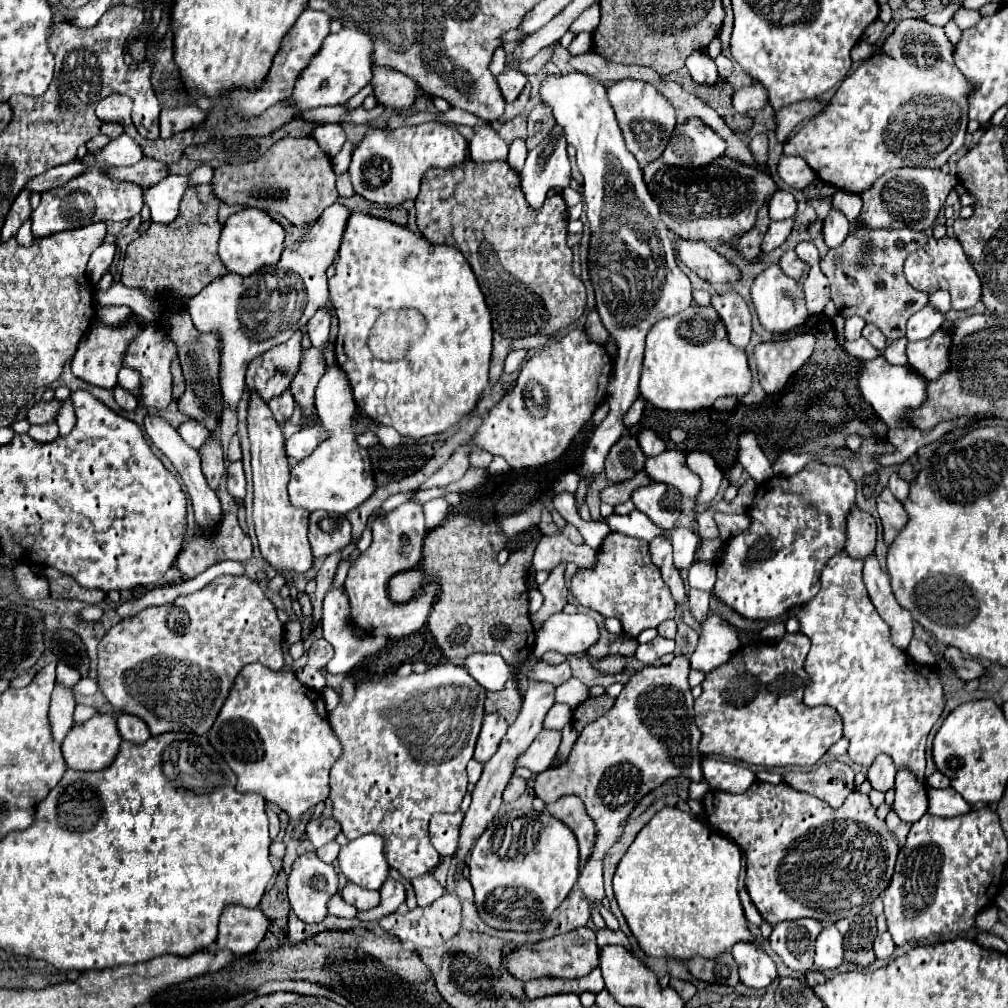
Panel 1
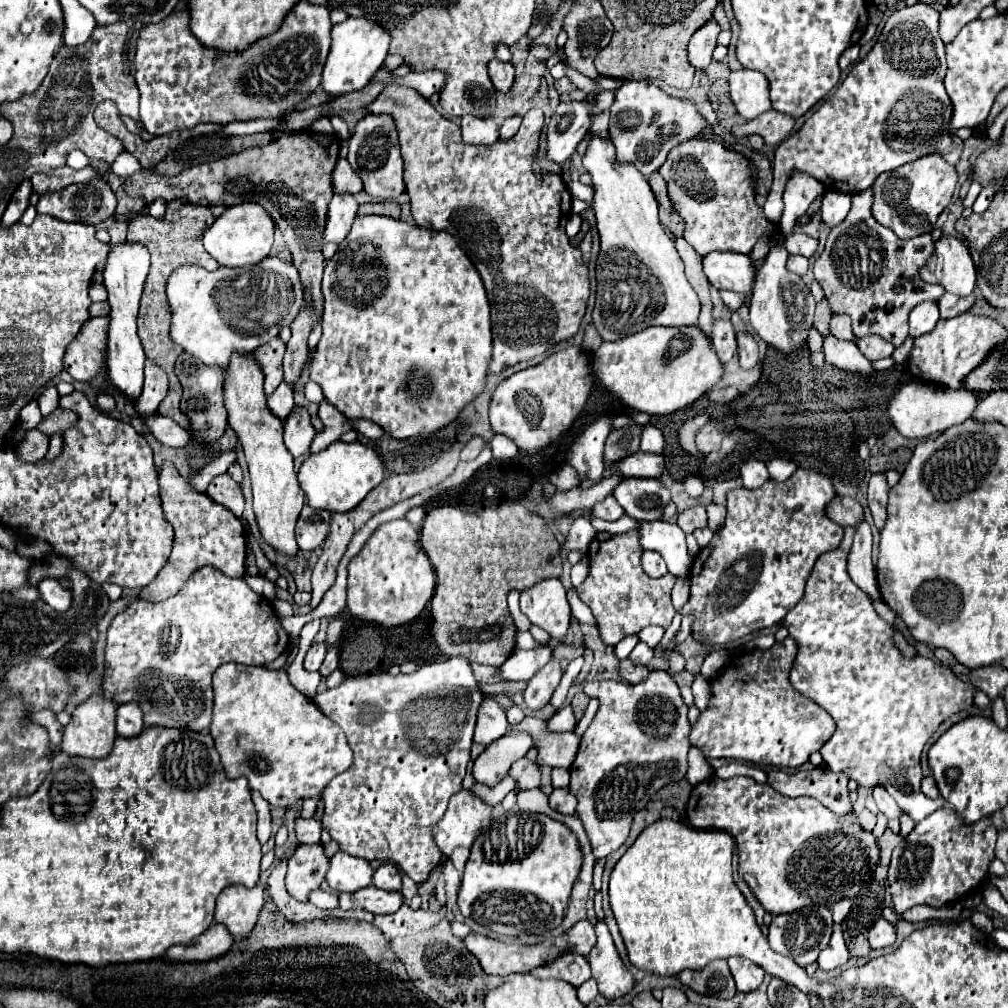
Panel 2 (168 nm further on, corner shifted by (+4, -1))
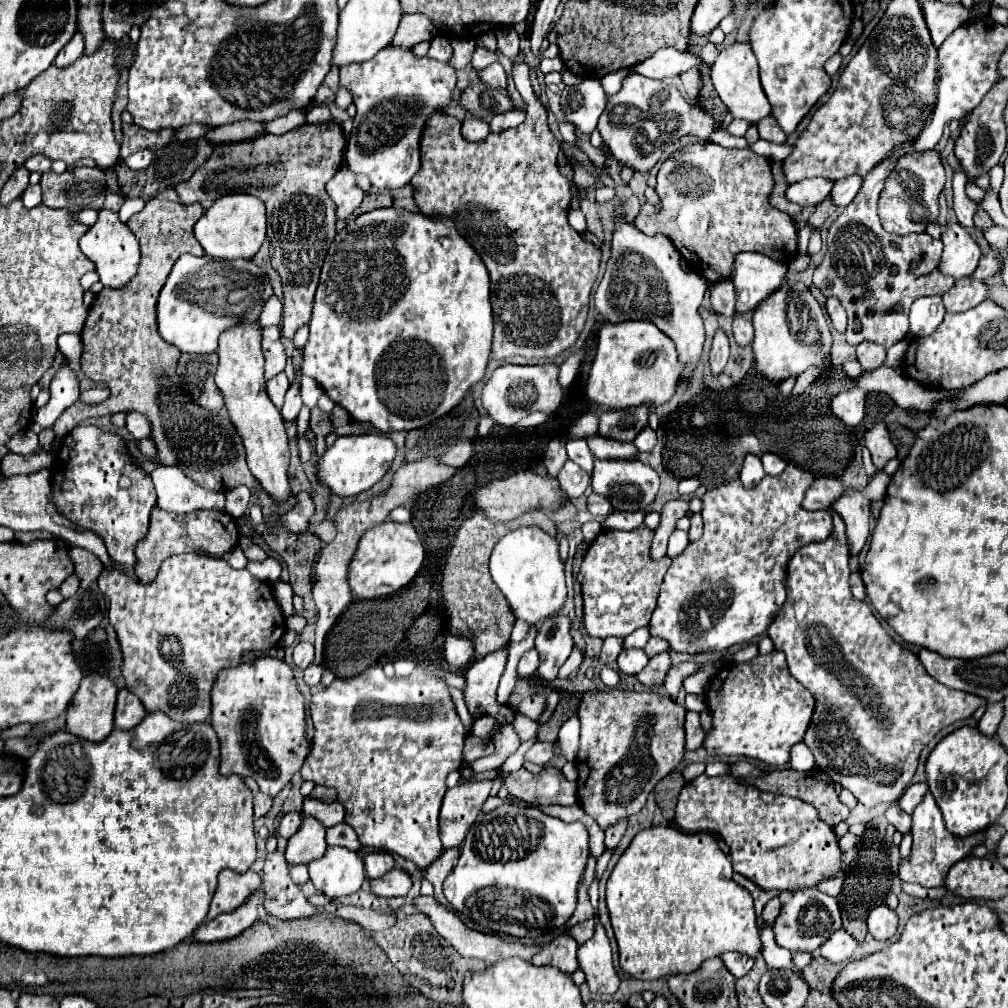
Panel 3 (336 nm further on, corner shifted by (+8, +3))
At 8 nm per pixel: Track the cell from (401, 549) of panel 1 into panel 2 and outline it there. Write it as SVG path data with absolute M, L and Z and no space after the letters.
M406 521L380 525L348 565L348 611L380 627L398 627L412 623L436 589L436 571L420 545L418 531Z

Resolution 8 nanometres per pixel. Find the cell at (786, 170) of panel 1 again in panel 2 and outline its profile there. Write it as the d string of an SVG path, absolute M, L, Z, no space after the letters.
M796 173L788 181L784 191L784 211L780 219L780 231L784 233L784 237L794 233L796 219L802 217L808 211L810 203L824 193L826 187L818 179L812 179L812 175L806 173Z

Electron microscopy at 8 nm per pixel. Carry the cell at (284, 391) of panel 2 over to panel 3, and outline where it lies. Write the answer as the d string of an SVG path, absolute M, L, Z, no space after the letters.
M280 373L280 375L276 375L276 379L270 379L270 381L266 383L268 397L272 399L272 403L274 403L278 409L284 405L284 395L286 395L288 387L290 387L290 381L288 381L286 373Z

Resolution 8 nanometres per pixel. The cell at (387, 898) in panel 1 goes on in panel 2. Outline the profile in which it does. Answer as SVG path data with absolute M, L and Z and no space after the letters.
M392 863L380 865L380 867L374 871L372 883L374 883L376 887L380 887L380 889L386 889L386 891L400 891L400 889L402 889L400 873L398 873L396 865L392 865Z

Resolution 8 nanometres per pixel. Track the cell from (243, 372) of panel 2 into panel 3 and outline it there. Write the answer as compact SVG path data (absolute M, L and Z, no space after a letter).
M240 323L224 331L224 335L220 335L218 357L220 361L216 371L216 387L224 397L224 405L230 413L232 425L242 437L248 467L252 475L258 479L260 487L272 497L272 501L276 505L282 505L292 497L292 489L288 481L290 447L288 447L282 415L266 395L266 379L262 375L264 357L260 349L260 325Z

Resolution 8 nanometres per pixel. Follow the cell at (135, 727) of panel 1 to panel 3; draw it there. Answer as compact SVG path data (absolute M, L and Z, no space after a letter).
M120 689L118 691L118 703L116 703L116 713L114 713L114 725L118 729L134 729L142 719L146 717L144 705L132 691Z

